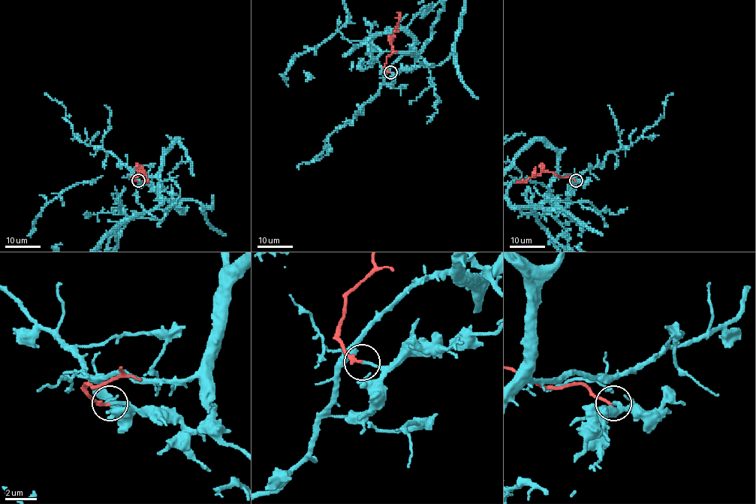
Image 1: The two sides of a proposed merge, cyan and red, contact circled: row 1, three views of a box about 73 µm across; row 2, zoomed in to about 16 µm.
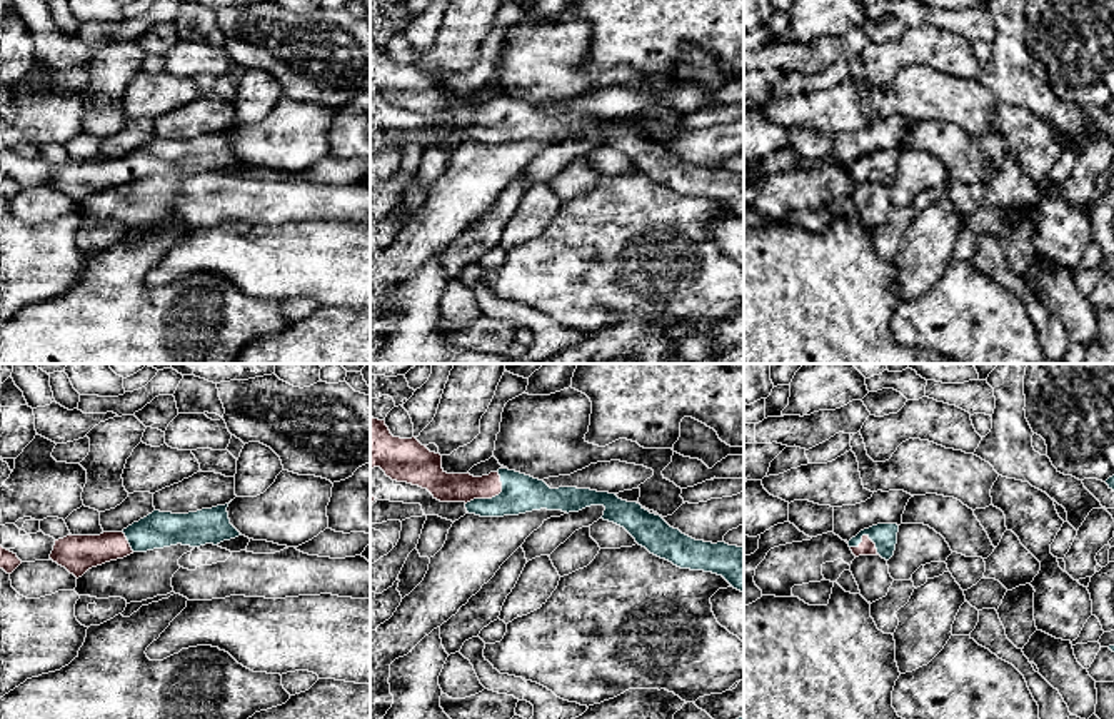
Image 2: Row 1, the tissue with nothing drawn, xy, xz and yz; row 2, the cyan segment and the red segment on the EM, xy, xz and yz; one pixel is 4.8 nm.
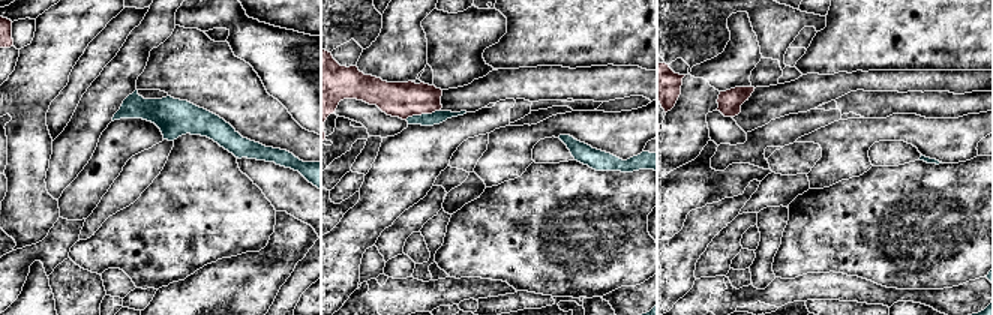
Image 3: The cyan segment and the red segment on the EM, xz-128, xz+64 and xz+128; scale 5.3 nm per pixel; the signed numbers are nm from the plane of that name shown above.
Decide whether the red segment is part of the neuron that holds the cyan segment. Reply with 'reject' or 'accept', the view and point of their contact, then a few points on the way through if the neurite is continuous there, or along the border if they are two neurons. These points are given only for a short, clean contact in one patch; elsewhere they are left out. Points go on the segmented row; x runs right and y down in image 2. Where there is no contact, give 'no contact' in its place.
accept; meets cyan in xz at (492, 497); runs through xz (521, 492), (501, 492), (492, 497), (466, 487), (447, 487)

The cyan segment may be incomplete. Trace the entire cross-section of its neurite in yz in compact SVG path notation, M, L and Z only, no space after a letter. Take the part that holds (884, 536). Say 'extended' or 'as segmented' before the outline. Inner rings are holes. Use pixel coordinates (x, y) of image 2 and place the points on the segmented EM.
extended; M877 524L861 530L847 544L856 557L881 556L889 561L894 556L897 544L897 524Z

